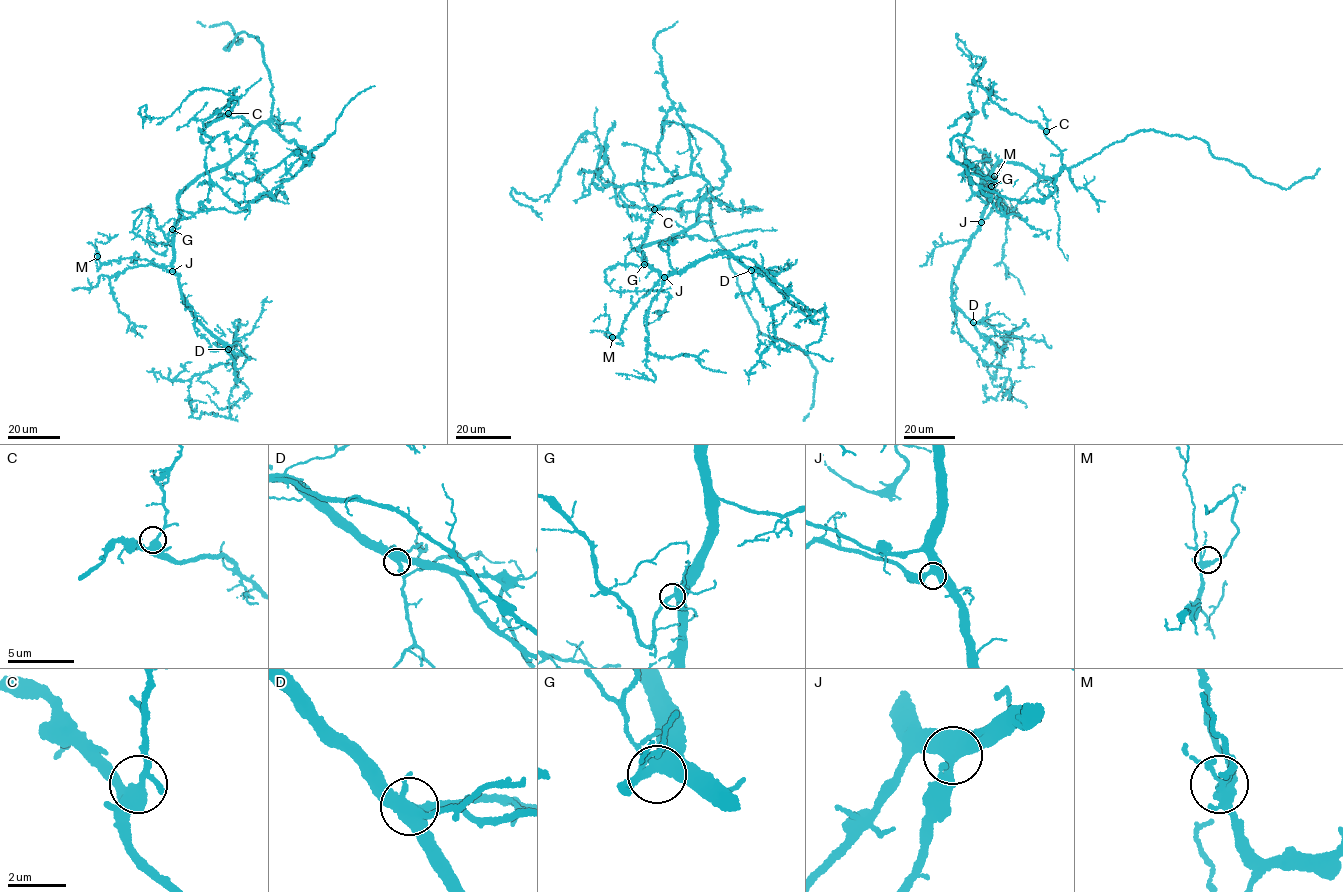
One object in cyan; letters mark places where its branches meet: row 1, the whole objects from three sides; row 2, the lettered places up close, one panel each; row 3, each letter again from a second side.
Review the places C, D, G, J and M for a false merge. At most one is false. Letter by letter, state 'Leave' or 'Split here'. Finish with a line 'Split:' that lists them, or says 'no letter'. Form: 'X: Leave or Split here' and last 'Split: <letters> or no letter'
C: Leave
D: Leave
G: Leave
J: Leave
M: Leave
Split: no letter

